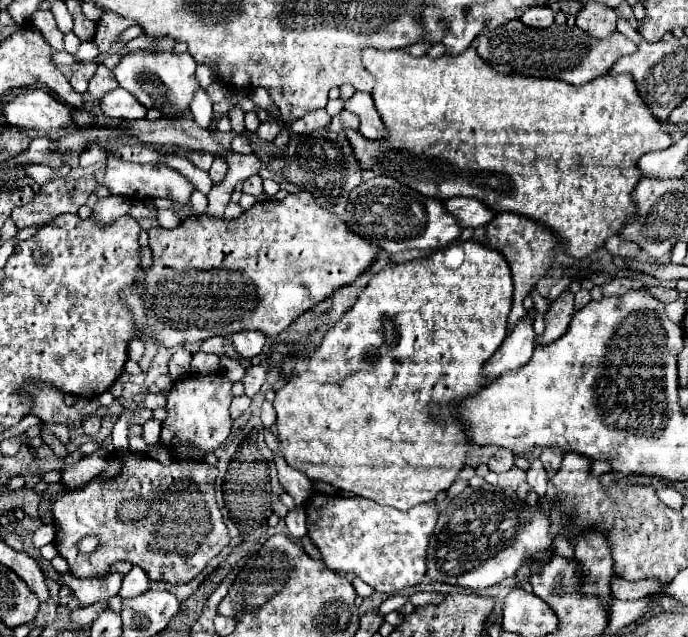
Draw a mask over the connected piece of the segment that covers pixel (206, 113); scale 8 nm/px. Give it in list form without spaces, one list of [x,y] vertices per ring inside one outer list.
[[[199,90],[197,96],[195,96],[195,100],[191,102],[190,110],[193,118],[195,118],[195,122],[197,122],[199,126],[203,126],[203,128],[207,128],[209,122],[211,122],[211,118],[213,118],[211,106],[213,106],[213,102],[209,100],[209,96],[207,96],[203,90]]]

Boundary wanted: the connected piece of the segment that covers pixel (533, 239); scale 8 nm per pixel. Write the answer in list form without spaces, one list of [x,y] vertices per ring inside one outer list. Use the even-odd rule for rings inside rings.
[[[497,214],[485,228],[485,236],[487,236],[487,246],[493,250],[499,250],[503,254],[503,258],[507,260],[511,274],[513,274],[513,284],[515,284],[515,296],[513,296],[513,308],[509,314],[509,328],[525,314],[523,308],[523,298],[527,296],[527,292],[533,290],[533,286],[537,284],[537,280],[541,276],[545,276],[545,272],[549,270],[551,264],[551,254],[553,248],[557,246],[557,238],[545,230],[545,226],[535,224],[529,218],[523,218],[519,214]]]

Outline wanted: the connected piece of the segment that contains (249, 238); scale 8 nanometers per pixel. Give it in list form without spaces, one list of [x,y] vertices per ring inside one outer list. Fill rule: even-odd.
[[[307,190],[287,194],[281,202],[255,204],[235,220],[217,220],[201,214],[187,218],[175,230],[151,228],[149,246],[153,250],[153,266],[145,272],[143,286],[125,288],[121,298],[133,312],[137,330],[143,332],[141,340],[153,338],[167,348],[241,330],[259,330],[265,336],[275,336],[335,290],[353,284],[359,274],[369,270],[379,252],[377,246],[353,234],[341,218],[321,208]]]

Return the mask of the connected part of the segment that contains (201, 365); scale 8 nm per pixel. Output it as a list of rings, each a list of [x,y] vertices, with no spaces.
[[[203,352],[193,354],[193,362],[191,362],[193,374],[213,374],[217,370],[219,370],[219,356],[203,354]]]

